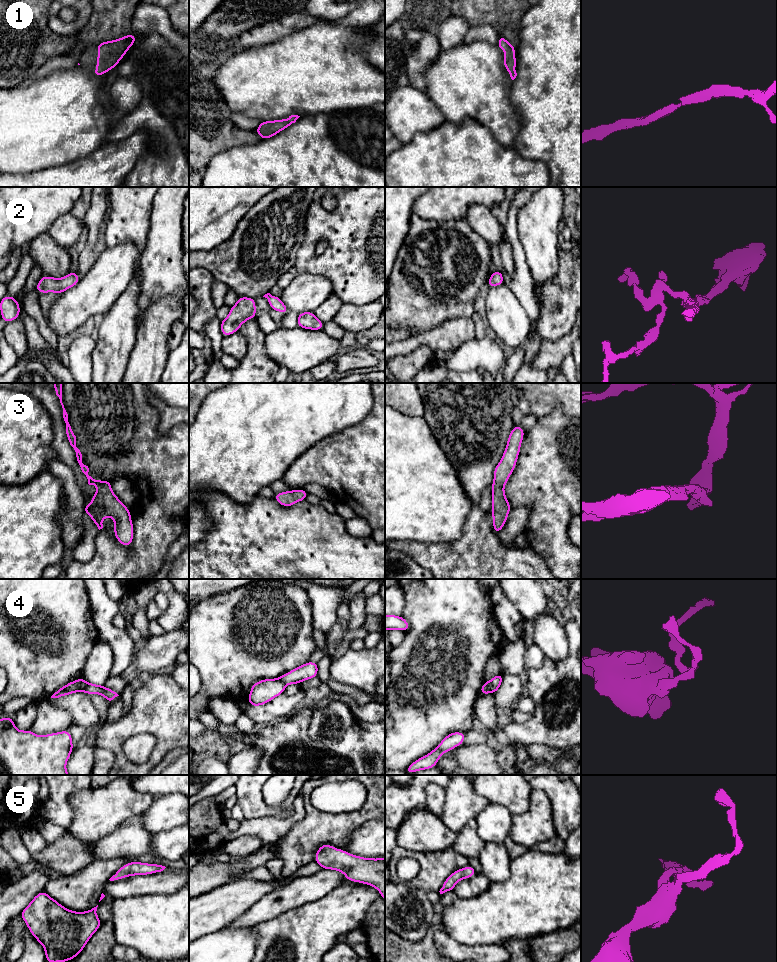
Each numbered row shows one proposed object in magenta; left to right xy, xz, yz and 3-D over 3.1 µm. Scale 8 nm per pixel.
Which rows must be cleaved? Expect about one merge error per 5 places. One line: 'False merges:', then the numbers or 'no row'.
False merges: 4

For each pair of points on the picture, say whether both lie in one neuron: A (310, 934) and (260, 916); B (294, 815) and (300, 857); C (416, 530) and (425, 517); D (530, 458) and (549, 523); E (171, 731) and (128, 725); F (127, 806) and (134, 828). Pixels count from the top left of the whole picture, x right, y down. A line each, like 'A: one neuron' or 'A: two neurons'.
A: two neurons
B: two neurons
C: one neuron
D: one neuron
E: one neuron
F: two neurons

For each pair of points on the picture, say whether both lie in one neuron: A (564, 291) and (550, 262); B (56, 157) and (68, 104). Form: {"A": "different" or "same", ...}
{"A": "different", "B": "same"}

